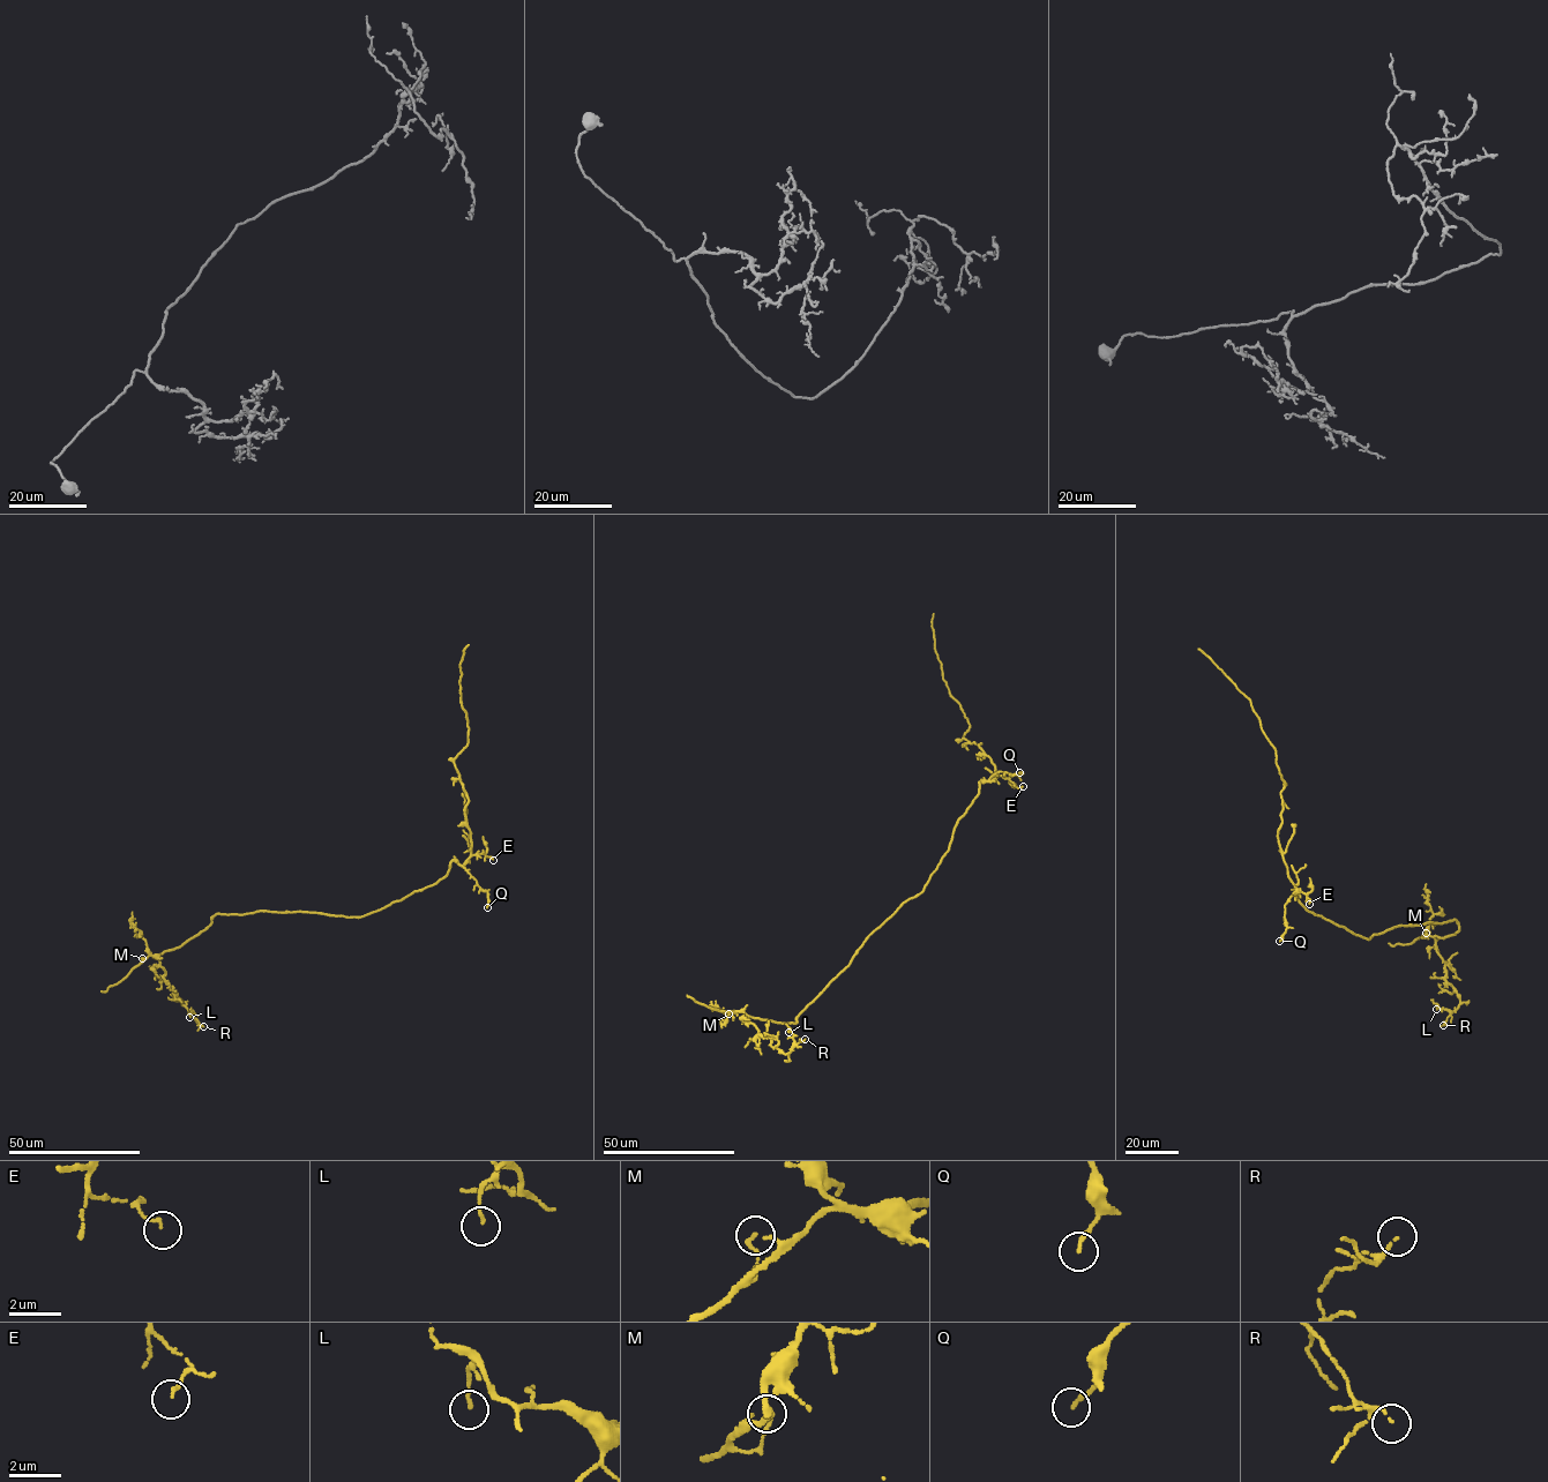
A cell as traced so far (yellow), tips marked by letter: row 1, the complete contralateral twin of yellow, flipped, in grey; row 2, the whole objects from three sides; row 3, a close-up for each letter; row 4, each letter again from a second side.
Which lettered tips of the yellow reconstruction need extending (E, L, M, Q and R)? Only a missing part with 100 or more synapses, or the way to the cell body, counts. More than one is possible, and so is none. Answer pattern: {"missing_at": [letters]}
{"missing_at": []}

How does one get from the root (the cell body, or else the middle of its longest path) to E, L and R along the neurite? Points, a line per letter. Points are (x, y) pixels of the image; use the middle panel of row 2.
E: (946, 854), (956, 823), (979, 792), (979, 781), (1003, 776), (1018, 788), (1023, 786)
L: (946, 854), (922, 891), (874, 929), (797, 1023), (747, 1019), (786, 1054), (789, 1032)
R: (946, 854), (922, 891), (874, 929), (797, 1023), (747, 1019), (785, 1054), (805, 1039)

